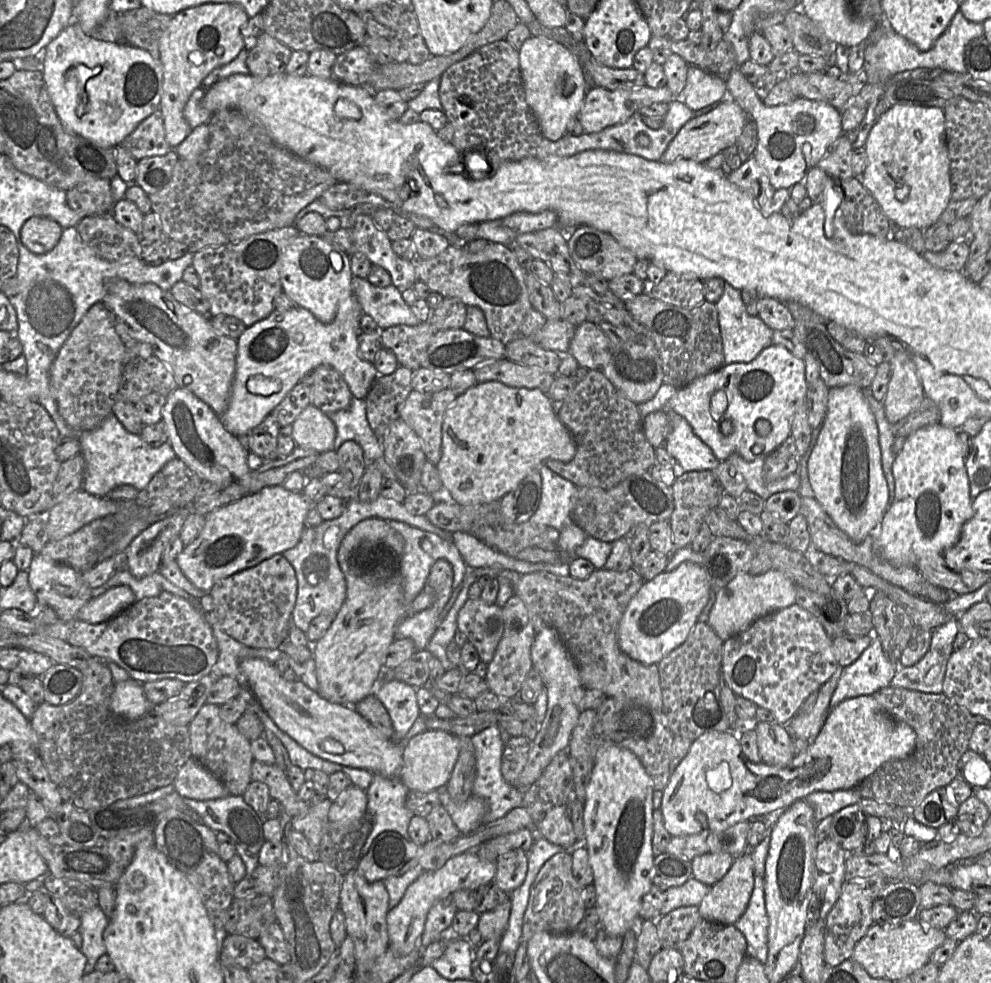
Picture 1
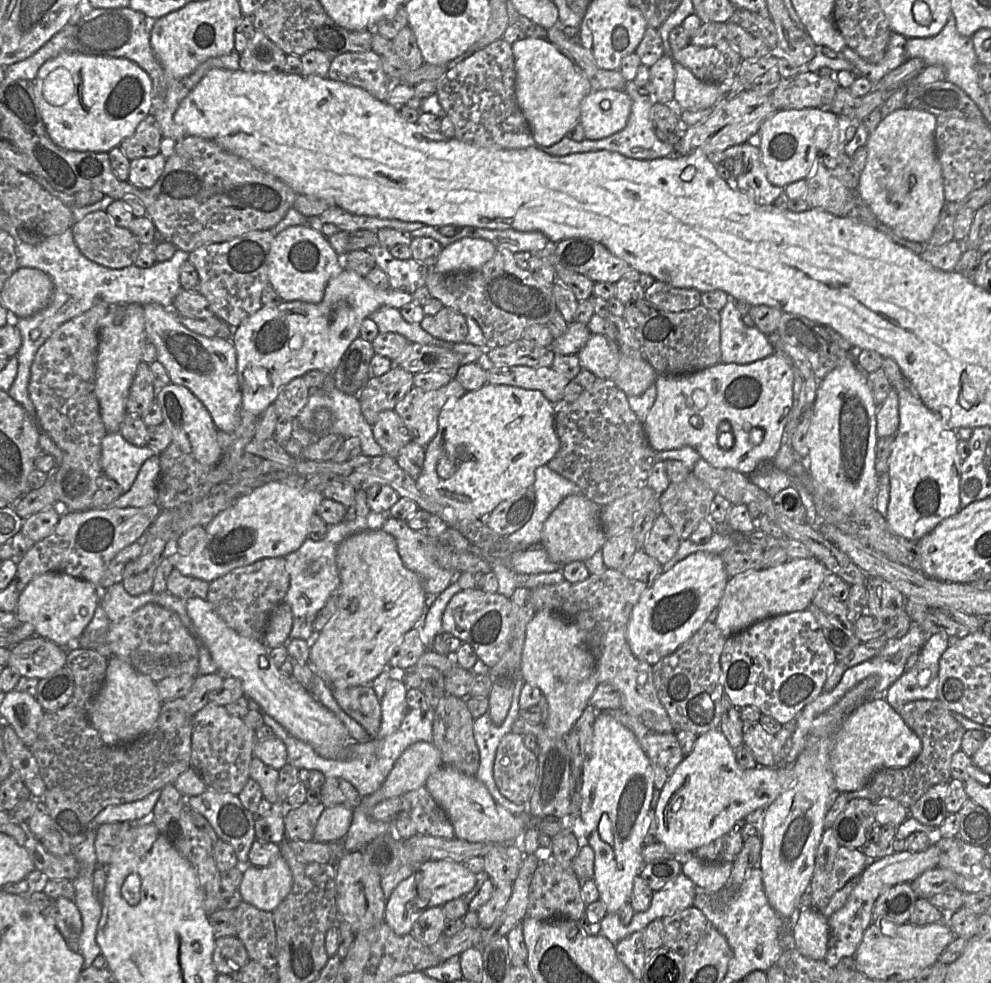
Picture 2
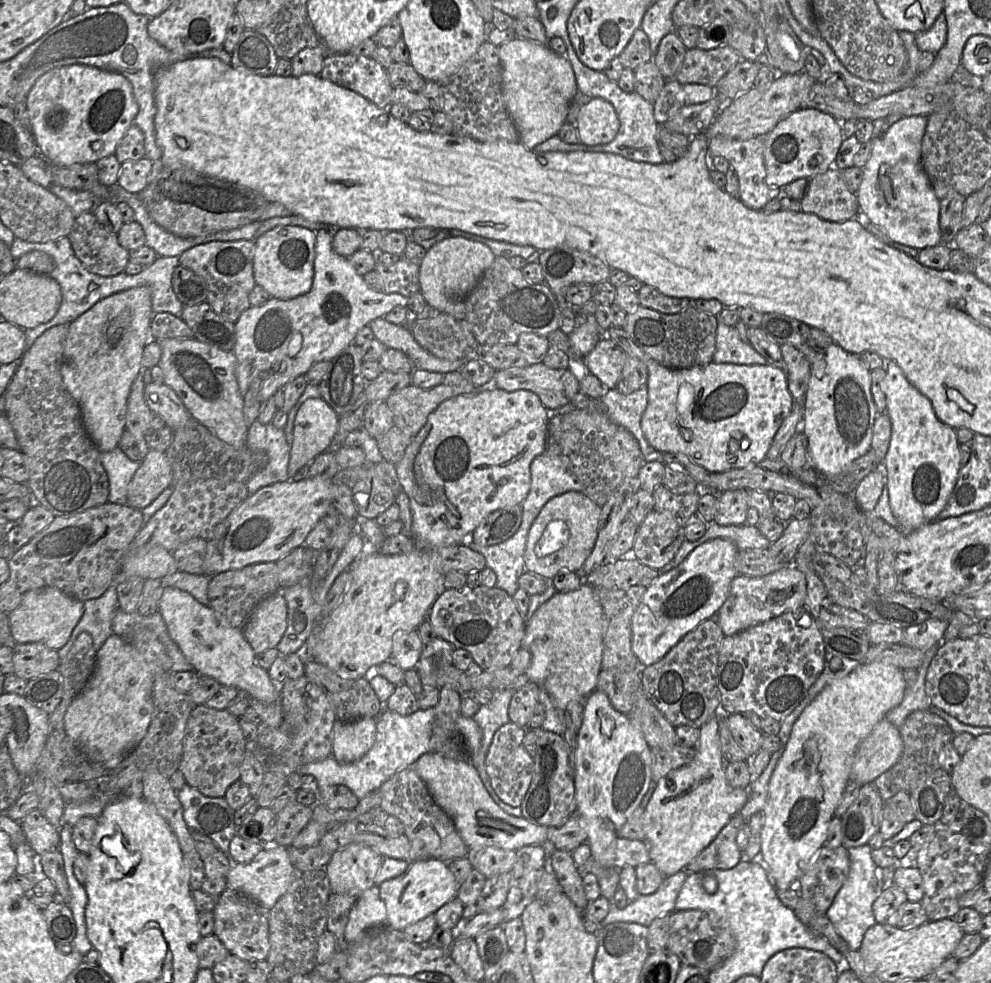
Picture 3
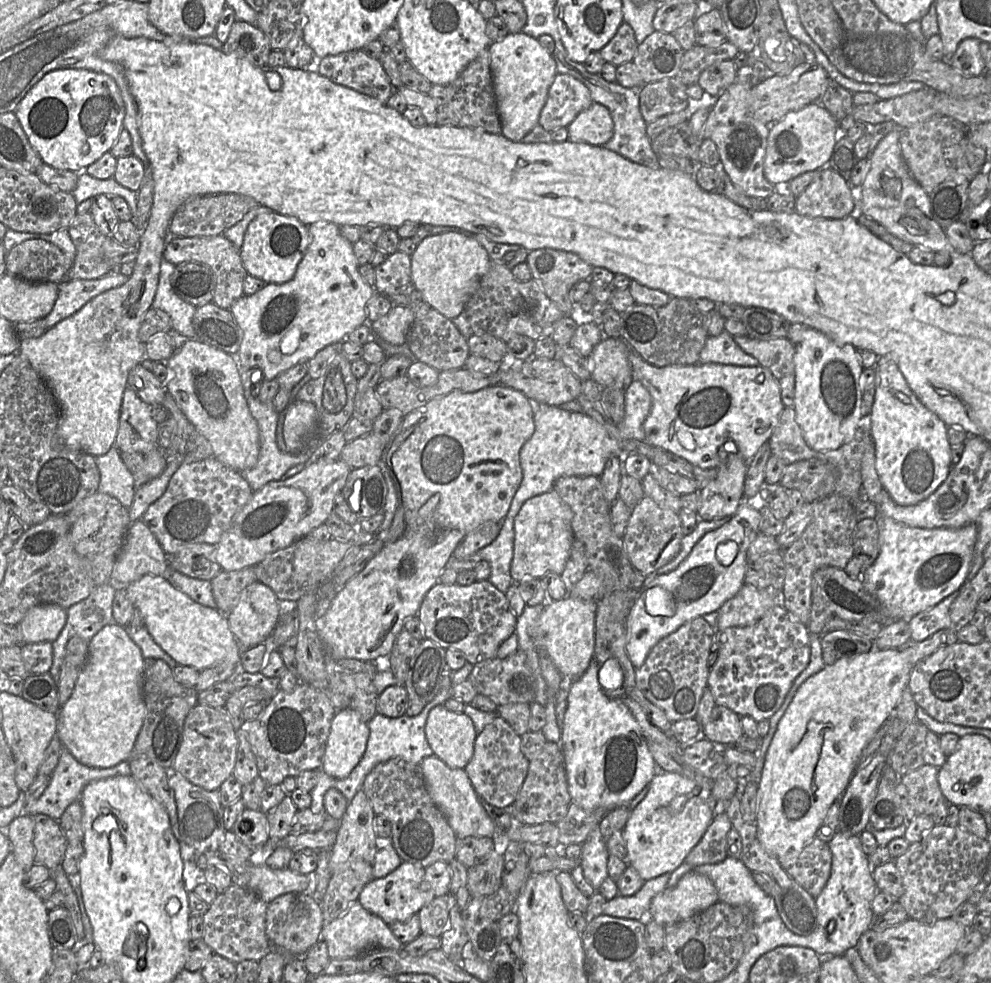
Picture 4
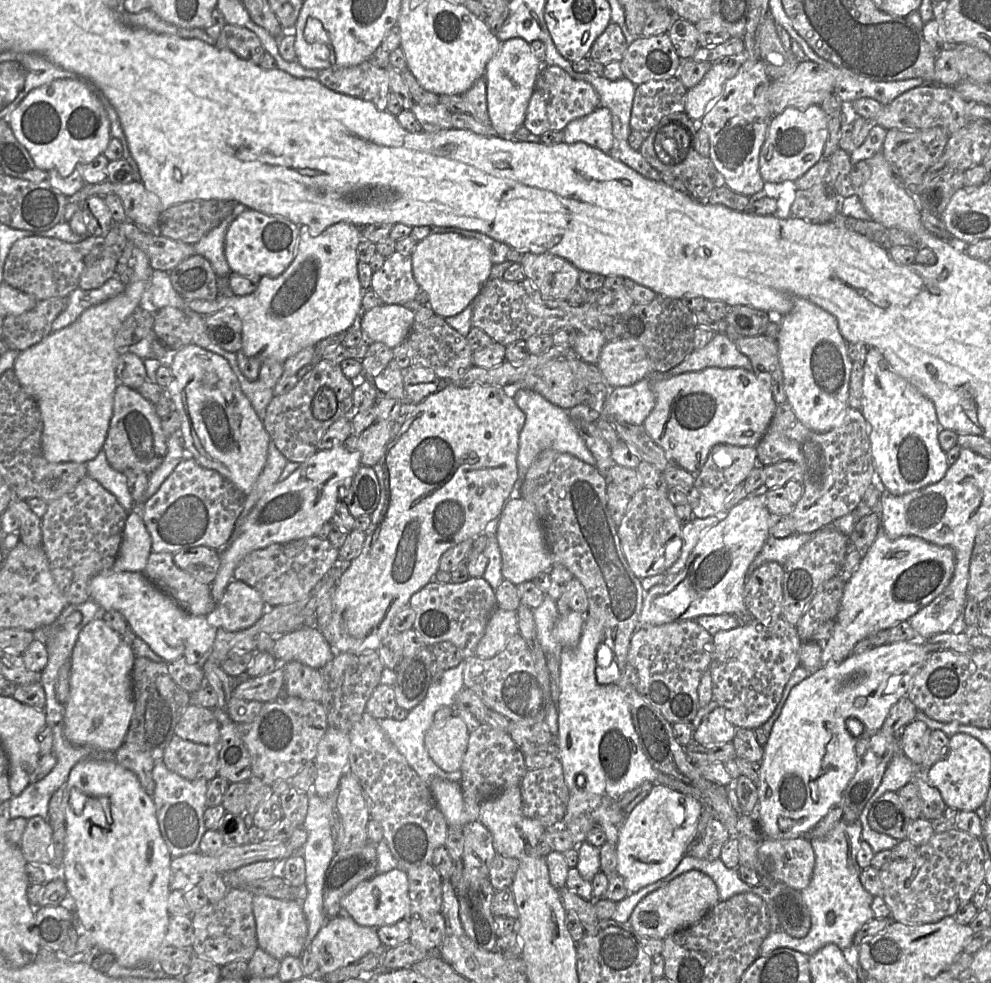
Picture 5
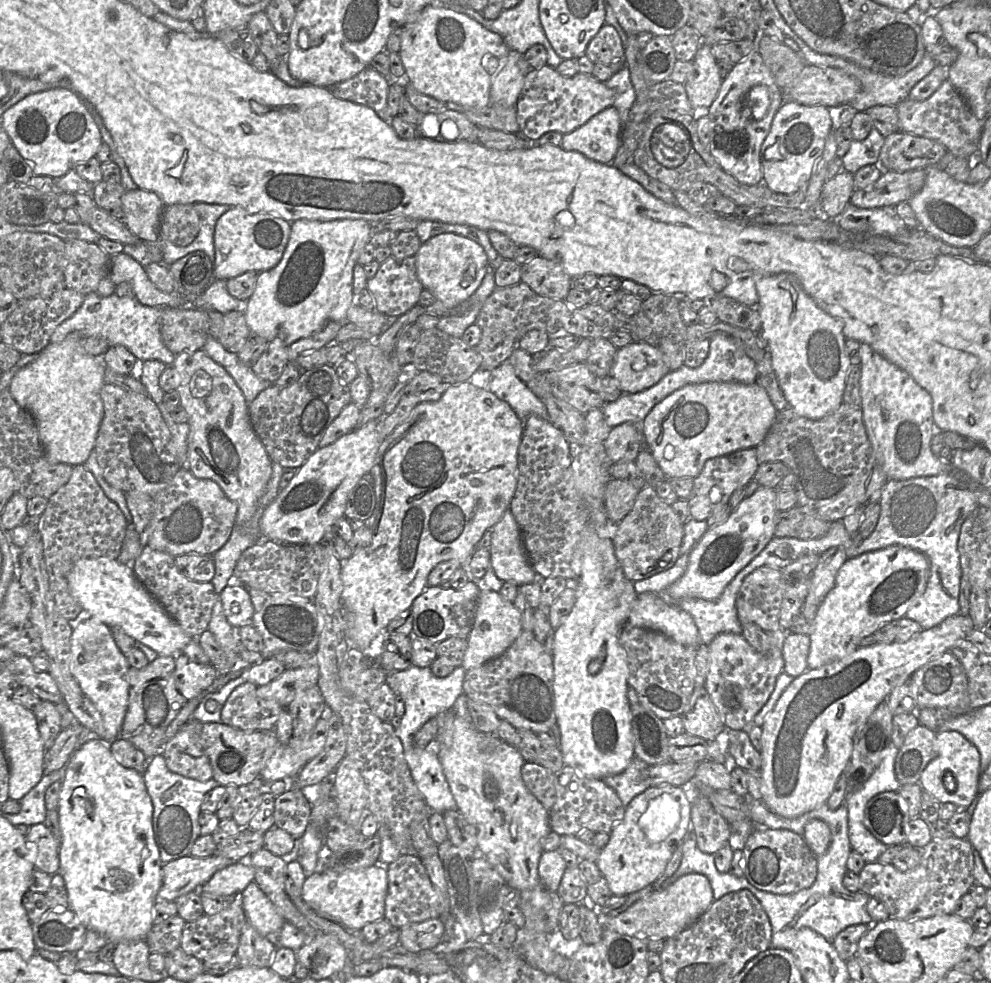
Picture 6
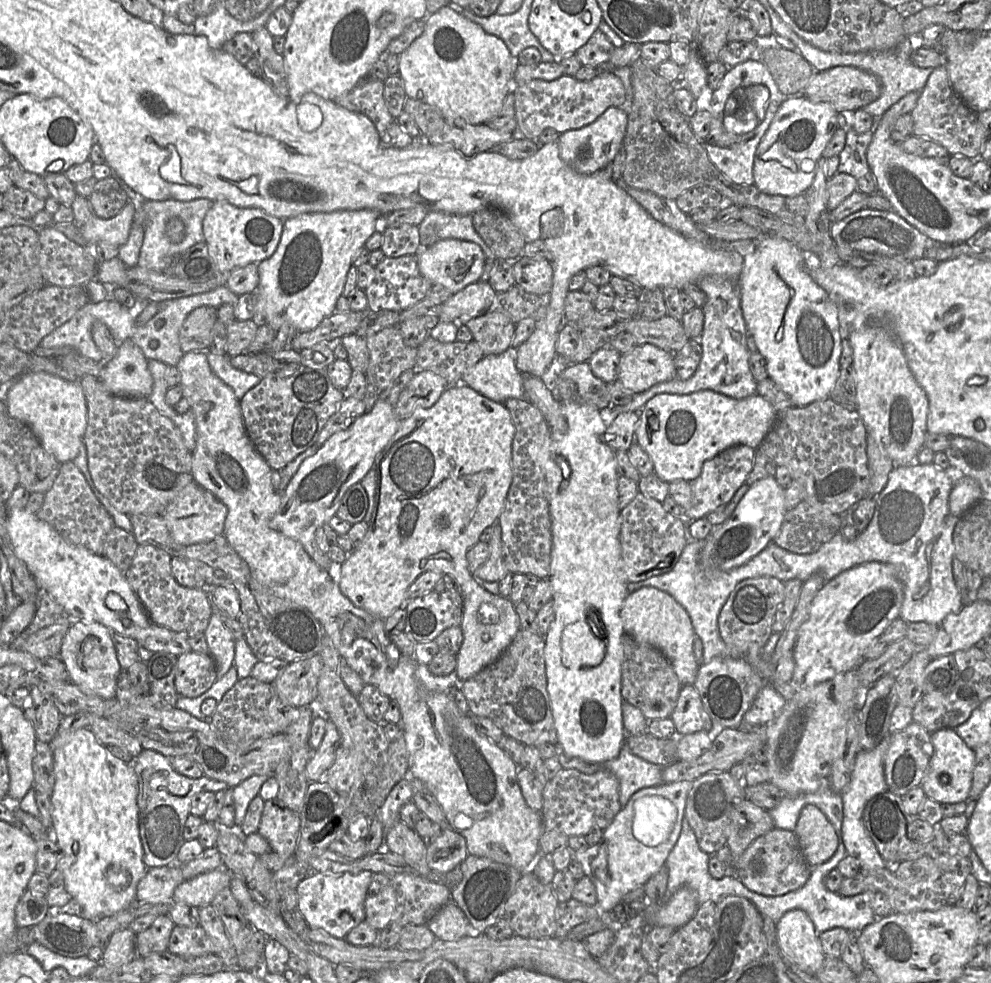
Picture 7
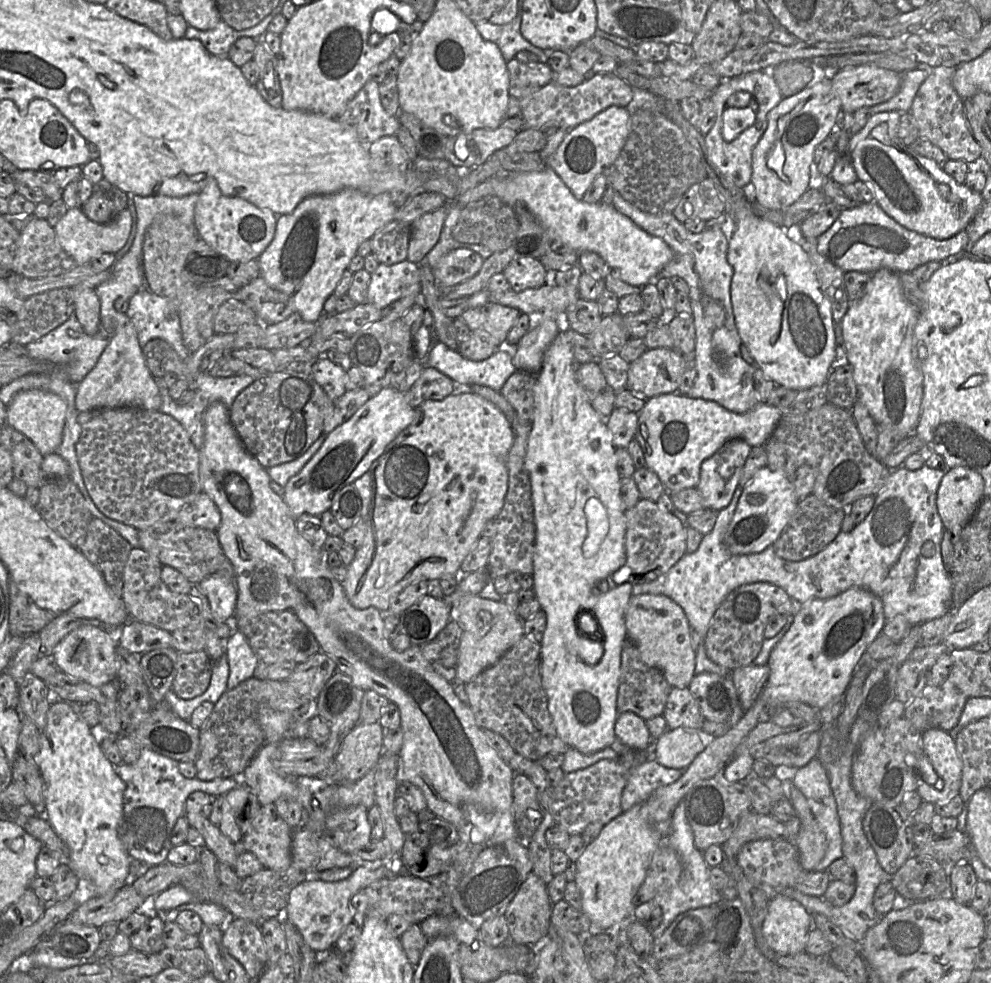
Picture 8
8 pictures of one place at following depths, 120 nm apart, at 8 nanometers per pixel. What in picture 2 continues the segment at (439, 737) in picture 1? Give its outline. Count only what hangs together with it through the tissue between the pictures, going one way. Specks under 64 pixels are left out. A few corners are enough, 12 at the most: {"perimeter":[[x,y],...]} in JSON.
{"perimeter":[[419,741],[394,763],[382,800],[425,786],[443,765],[437,747]]}

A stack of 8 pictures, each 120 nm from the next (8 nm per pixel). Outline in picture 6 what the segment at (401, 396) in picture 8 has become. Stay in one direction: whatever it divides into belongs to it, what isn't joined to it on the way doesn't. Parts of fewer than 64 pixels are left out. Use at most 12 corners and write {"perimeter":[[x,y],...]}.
{"perimeter":[[371,420],[318,448],[264,510],[262,538],[320,543],[384,440]]}

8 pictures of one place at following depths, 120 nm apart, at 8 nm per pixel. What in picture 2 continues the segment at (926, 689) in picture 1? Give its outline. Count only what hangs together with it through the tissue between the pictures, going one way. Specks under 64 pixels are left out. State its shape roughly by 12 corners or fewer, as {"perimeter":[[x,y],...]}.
{"perimeter":[[945,632],[930,635],[914,666],[888,687],[892,708],[937,698]]}

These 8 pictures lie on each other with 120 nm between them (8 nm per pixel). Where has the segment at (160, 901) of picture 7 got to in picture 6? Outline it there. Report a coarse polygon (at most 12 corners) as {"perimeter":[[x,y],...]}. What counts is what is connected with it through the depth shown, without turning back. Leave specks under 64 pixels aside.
{"perimeter":[[213,855],[162,866],[157,901],[175,901],[234,864]]}

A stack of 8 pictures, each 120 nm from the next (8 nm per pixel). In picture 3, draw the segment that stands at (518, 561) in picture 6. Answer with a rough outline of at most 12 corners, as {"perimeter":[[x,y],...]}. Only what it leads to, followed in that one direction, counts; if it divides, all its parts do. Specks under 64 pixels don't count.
{"perimeter":[[581,491],[549,499],[528,533],[526,572],[577,572],[601,507]]}

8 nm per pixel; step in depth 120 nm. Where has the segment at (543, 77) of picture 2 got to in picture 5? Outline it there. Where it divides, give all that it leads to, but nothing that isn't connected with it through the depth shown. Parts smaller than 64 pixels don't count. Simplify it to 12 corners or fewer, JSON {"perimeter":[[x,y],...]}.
{"perimeter":[[522,38],[487,63],[487,106],[502,138],[523,126],[542,64]]}

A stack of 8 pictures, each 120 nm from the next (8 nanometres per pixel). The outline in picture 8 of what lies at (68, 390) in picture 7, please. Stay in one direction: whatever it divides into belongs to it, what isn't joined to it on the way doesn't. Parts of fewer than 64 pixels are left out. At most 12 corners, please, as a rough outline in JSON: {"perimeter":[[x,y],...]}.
{"perimeter":[[38,389],[17,393],[6,424],[46,456],[61,444],[67,405]]}

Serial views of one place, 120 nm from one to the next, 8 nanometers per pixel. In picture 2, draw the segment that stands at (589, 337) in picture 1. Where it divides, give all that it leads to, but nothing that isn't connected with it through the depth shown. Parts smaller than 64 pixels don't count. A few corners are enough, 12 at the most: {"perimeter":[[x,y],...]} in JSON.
{"perimeter":[[591,334],[577,356],[582,369],[610,379],[620,350],[616,341]]}

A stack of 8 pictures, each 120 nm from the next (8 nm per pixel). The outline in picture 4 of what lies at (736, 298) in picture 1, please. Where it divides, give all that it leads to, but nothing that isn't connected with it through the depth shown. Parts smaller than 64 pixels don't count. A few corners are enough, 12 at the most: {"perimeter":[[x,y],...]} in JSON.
{"perimeter":[[727,331],[708,337],[697,364],[760,366]]}

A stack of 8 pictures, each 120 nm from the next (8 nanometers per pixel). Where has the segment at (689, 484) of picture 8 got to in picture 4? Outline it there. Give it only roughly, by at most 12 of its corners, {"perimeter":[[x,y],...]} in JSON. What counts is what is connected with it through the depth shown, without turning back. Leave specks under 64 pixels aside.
{"perimeter":[[762,366],[656,367],[645,441],[701,469],[749,462],[785,409]]}

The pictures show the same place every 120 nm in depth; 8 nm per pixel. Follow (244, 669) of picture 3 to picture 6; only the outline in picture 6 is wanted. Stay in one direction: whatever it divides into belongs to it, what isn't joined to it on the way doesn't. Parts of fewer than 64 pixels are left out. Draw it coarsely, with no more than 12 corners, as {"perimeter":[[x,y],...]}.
{"perimeter":[[79,559],[72,595],[161,656],[193,639],[149,594],[132,565]]}

